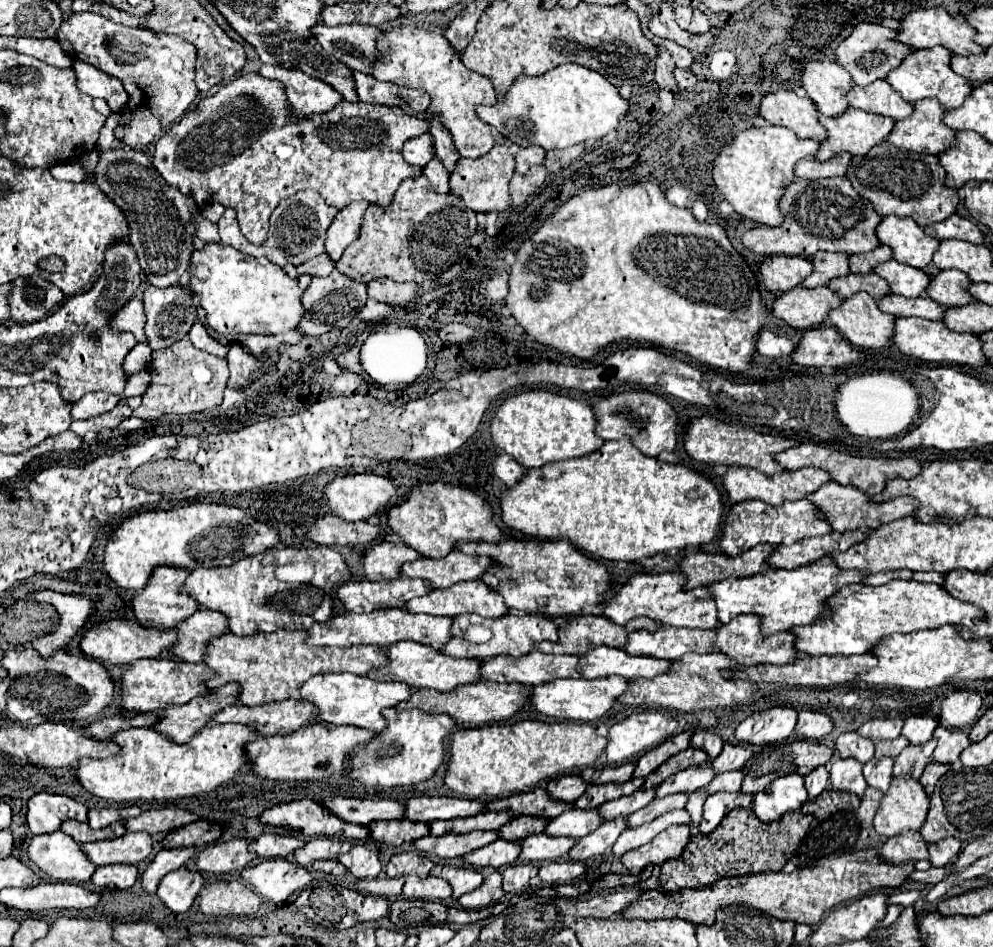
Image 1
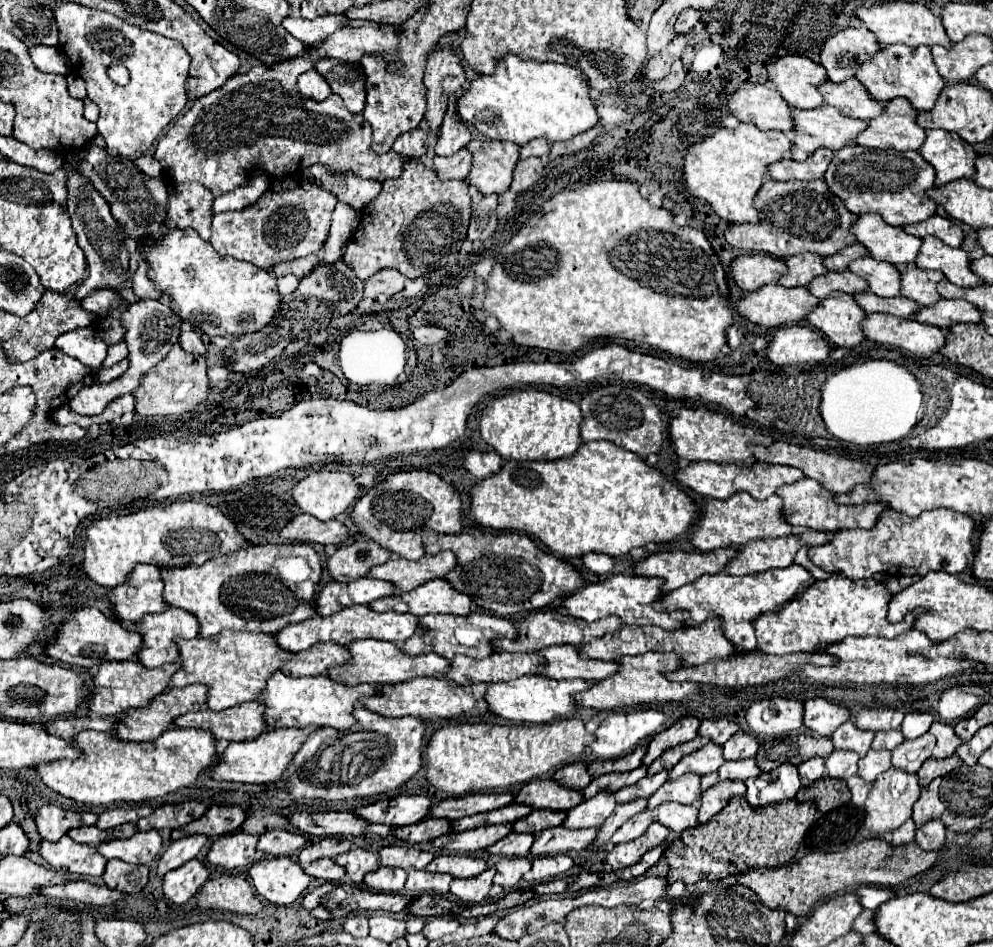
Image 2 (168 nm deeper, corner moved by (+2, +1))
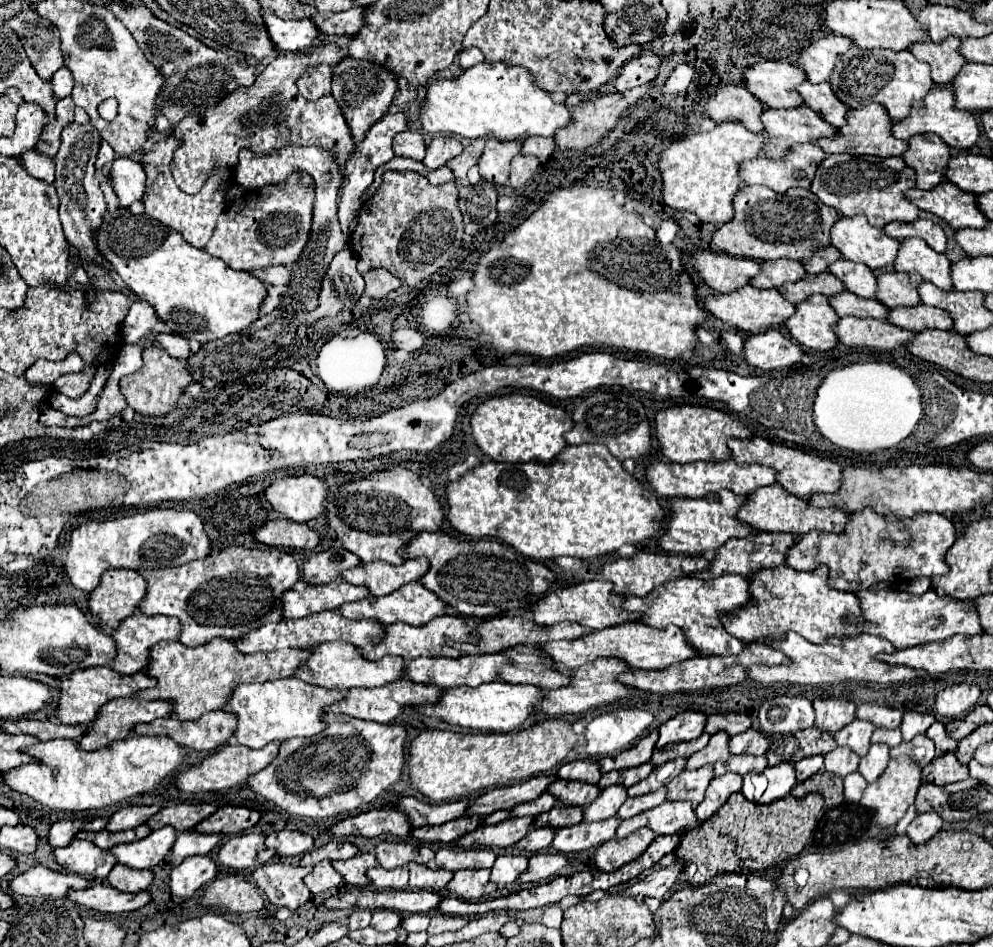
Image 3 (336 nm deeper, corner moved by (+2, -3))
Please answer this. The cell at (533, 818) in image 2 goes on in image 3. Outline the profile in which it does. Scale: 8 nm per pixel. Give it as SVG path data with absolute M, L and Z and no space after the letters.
M554 806L552 810L540 814L534 820L534 826L552 826L552 828L564 828L564 826L574 826L582 822L582 808L580 806Z

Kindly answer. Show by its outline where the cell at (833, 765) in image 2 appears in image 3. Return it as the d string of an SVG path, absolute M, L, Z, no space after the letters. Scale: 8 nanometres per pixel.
M836 746L830 754L824 756L824 768L842 778L848 776L850 772L856 772L858 762L860 762L860 756L846 746Z

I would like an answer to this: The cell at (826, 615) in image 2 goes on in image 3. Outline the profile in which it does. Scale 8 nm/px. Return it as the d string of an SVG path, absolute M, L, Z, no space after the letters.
M786 564L770 568L770 570L758 570L758 574L750 576L750 602L744 608L738 608L736 612L728 612L720 616L722 626L726 628L728 634L736 636L738 640L744 642L758 642L764 638L780 638L786 632L796 632L802 638L806 638L812 644L820 644L820 642L840 642L842 636L846 634L860 634L860 630L856 626L850 626L846 622L846 616L856 614L862 616L860 606L858 606L858 598L850 592L840 592L828 586L828 568L826 566L816 566L812 572L798 572Z

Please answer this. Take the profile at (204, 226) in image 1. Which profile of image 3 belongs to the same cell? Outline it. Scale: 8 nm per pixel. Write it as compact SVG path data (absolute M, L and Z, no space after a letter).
M172 134L166 138L166 140L160 140L156 142L148 152L144 152L140 156L140 164L144 166L146 170L146 192L142 196L142 202L144 202L144 212L156 220L160 220L164 226L172 228L172 230L178 230L182 234L182 238L194 246L194 248L204 248L214 232L214 226L216 226L216 220L218 216L222 214L222 210L226 208L226 190L230 186L230 176L224 176L224 182L220 176L212 174L206 184L202 186L200 194L184 194L178 190L178 186L174 184L172 180L172 174L170 174L170 158L176 150L176 146L180 144L178 138L174 138Z

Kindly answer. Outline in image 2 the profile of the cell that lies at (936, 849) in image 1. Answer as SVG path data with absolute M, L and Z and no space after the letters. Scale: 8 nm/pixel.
M932 820L932 822L926 822L922 828L918 828L916 844L922 850L934 850L934 852L942 850L946 846L946 830L944 830L942 822Z

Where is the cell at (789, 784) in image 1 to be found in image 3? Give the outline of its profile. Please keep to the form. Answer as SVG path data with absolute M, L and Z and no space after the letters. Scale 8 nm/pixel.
M782 762L778 766L768 766L764 772L746 774L742 784L742 794L750 802L770 804L790 794L794 784L796 784L794 768L788 762Z

